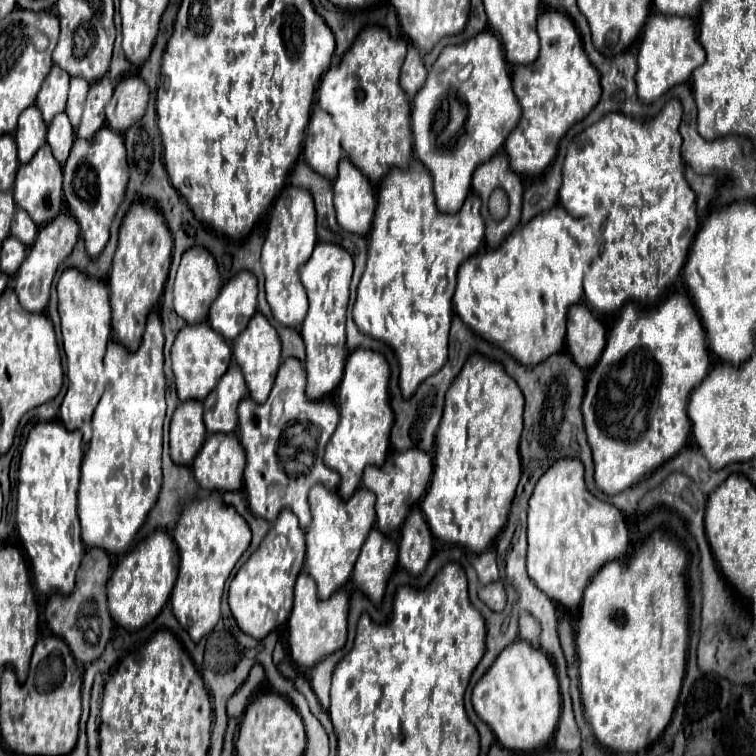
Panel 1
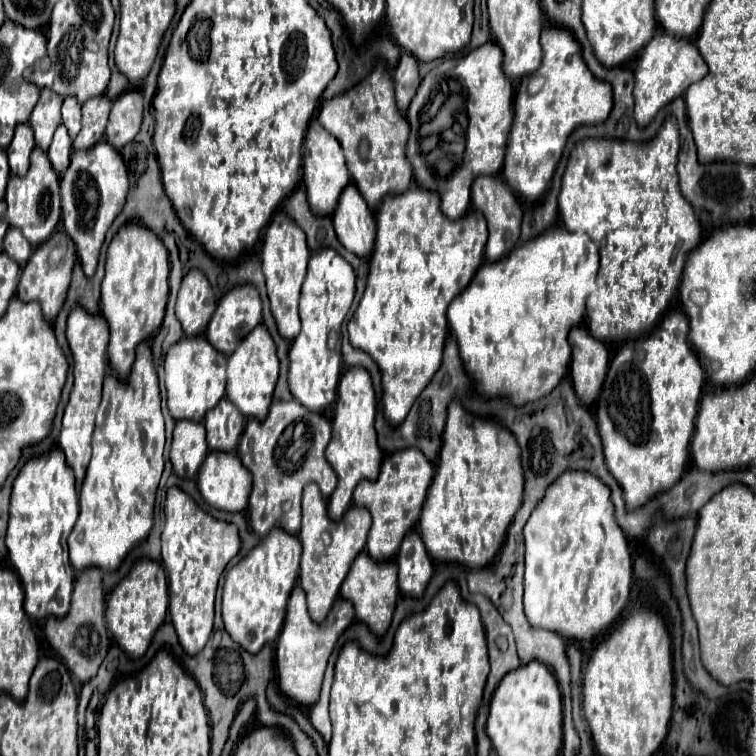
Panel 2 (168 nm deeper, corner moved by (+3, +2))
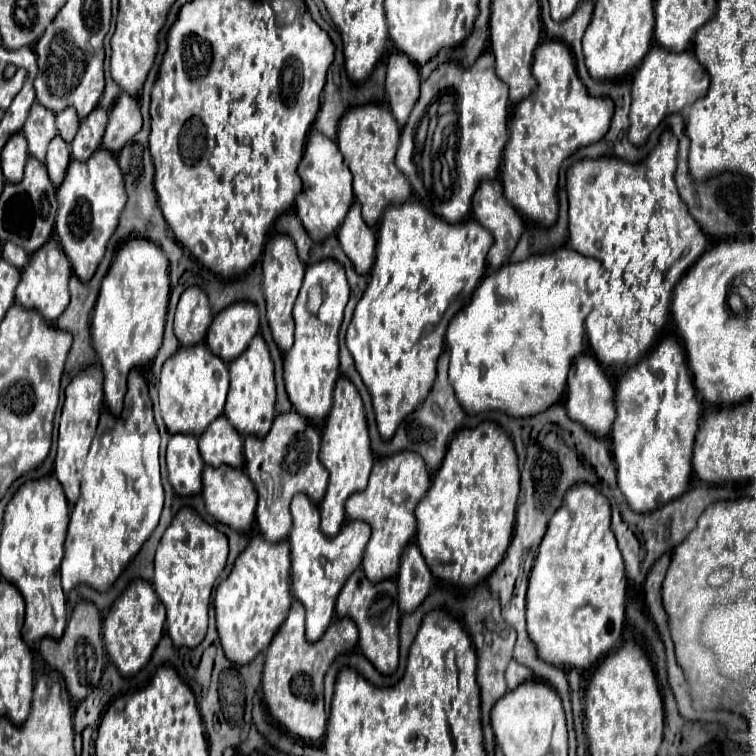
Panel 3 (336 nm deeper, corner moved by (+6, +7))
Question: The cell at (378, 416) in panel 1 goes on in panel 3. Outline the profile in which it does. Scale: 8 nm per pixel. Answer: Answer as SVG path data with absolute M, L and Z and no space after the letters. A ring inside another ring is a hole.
M341 376L335 384L333 408L329 412L321 440L323 440L323 446L319 452L319 460L325 466L325 470L329 472L329 486L327 486L325 498L319 504L321 530L327 536L335 536L341 530L341 526L345 524L345 500L353 492L365 490L365 486L369 482L369 472L373 468L373 452L371 452L371 442L369 442L363 400L361 400L355 384L347 376Z

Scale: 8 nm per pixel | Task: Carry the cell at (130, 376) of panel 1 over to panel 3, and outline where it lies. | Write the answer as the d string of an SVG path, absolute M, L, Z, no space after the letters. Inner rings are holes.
M133 368L133 372L129 374L127 396L121 414L115 416L107 408L101 412L95 440L79 476L81 496L71 510L71 522L65 540L65 556L61 564L63 590L69 592L79 584L91 584L95 590L103 592L117 580L121 570L141 550L143 542L155 530L163 510L163 486L159 476L159 430L153 418L147 382L137 368Z

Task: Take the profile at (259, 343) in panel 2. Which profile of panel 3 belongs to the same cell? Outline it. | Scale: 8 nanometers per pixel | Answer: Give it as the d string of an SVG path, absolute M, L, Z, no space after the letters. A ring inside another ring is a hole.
M261 334L253 336L249 348L241 356L237 356L237 360L229 362L229 372L231 382L225 404L225 416L239 434L265 436L275 416L275 380L273 380L273 360Z

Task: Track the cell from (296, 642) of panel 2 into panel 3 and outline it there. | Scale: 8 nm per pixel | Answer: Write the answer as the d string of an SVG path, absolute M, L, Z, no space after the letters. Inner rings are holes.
M293 600L291 610L279 632L273 636L265 652L263 668L263 698L271 716L281 722L293 736L315 742L325 732L325 710L323 710L323 676L333 658L341 652L353 650L357 644L357 626L345 618L335 618L325 634L317 642L305 638L305 608L299 600Z

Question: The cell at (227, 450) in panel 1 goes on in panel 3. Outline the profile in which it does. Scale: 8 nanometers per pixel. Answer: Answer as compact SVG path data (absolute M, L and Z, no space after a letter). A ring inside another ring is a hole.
M205 466L203 470L203 498L207 512L231 528L239 532L249 532L253 522L253 512L257 504L257 492L253 488L253 482L249 476L245 476L243 468L233 466Z

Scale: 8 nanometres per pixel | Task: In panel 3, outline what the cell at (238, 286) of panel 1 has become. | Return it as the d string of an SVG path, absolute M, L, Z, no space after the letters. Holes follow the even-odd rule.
M241 300L223 308L209 326L207 346L225 362L237 358L259 330L259 312L253 302Z

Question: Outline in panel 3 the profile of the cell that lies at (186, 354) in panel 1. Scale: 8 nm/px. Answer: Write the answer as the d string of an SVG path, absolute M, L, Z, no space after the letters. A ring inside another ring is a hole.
M197 344L197 348L179 348L163 364L159 378L159 406L167 430L171 434L195 432L199 436L217 416L223 414L227 388L229 368L225 360L213 356L205 344Z

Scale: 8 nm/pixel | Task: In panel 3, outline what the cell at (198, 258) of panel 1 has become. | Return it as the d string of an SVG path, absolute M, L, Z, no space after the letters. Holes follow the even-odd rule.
M187 288L177 304L175 312L175 336L181 346L193 346L205 340L207 328L211 324L211 306L207 294L199 288Z

